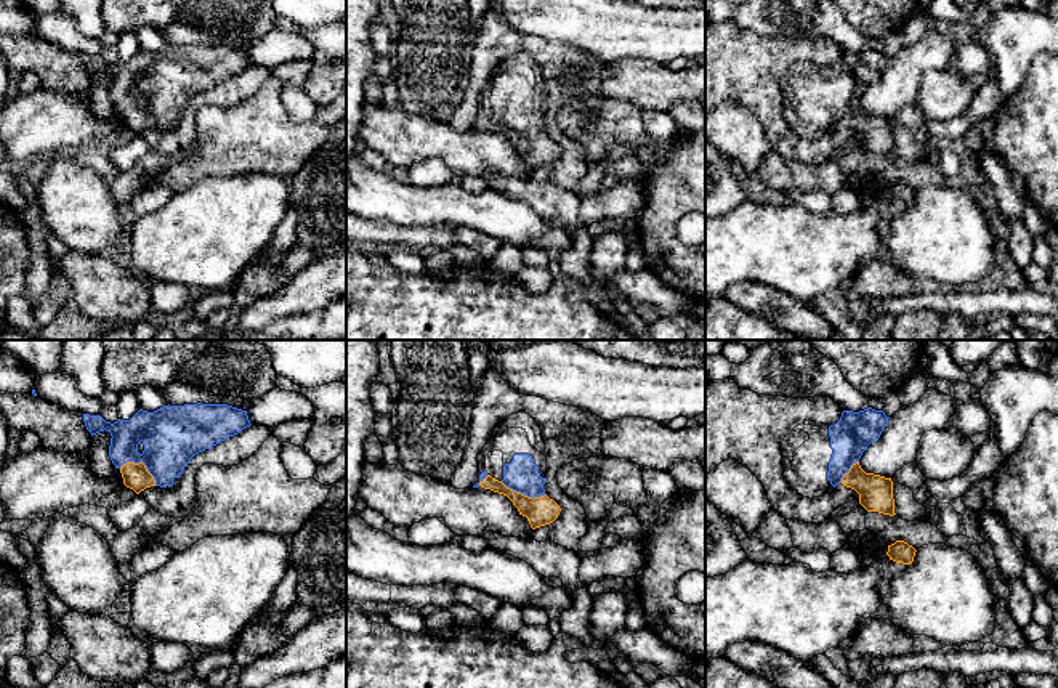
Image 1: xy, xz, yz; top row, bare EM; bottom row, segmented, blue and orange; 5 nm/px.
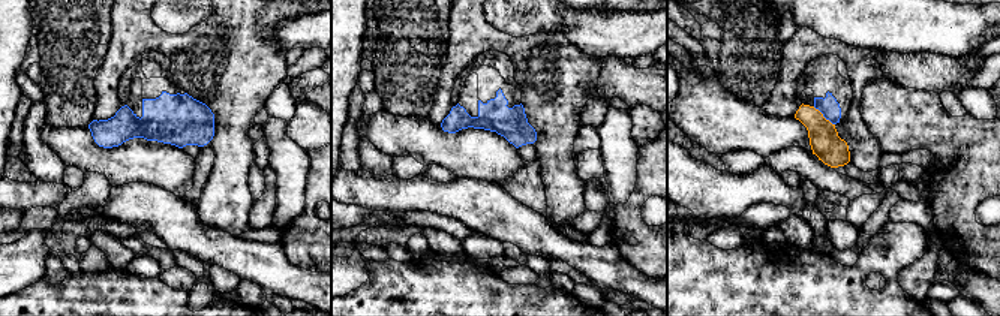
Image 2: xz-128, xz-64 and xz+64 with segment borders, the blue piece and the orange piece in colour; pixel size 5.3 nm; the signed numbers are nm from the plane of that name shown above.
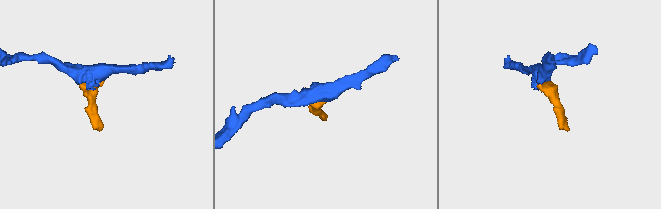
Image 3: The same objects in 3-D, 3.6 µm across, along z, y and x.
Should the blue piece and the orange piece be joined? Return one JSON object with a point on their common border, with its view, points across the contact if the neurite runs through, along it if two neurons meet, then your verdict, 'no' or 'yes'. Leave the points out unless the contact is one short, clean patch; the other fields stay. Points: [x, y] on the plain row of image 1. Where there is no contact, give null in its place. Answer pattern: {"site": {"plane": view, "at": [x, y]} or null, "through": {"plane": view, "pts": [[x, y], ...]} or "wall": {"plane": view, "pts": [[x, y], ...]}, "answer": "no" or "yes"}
{"site": {"plane": "xy", "at": [141, 101]}, "through": {"plane": "xy", "pts": [[172, 76], [141, 101], [141, 109], [135, 117]]}, "answer": "yes"}

